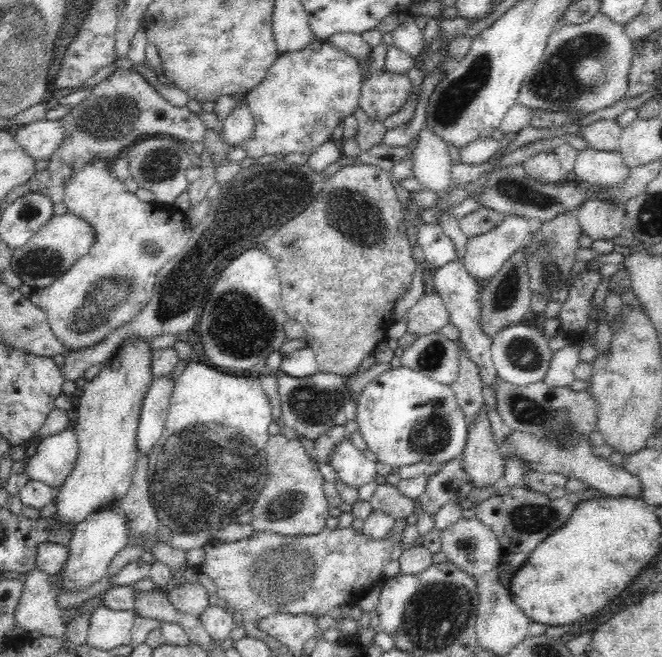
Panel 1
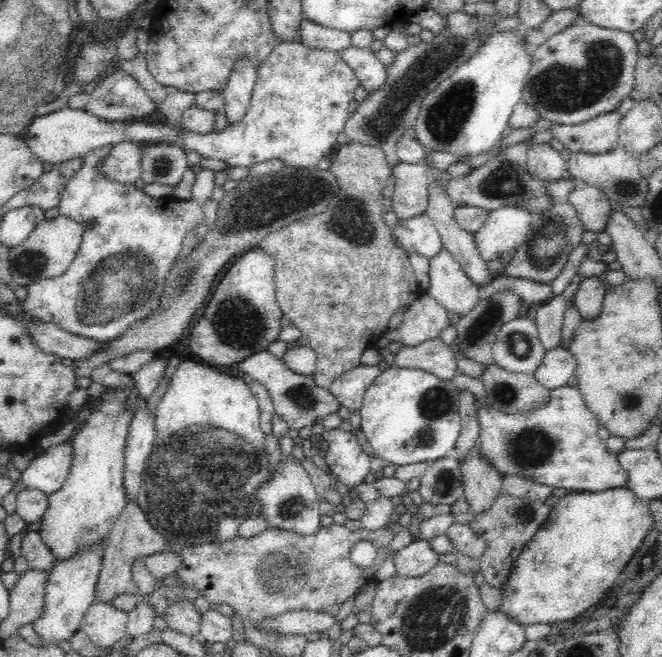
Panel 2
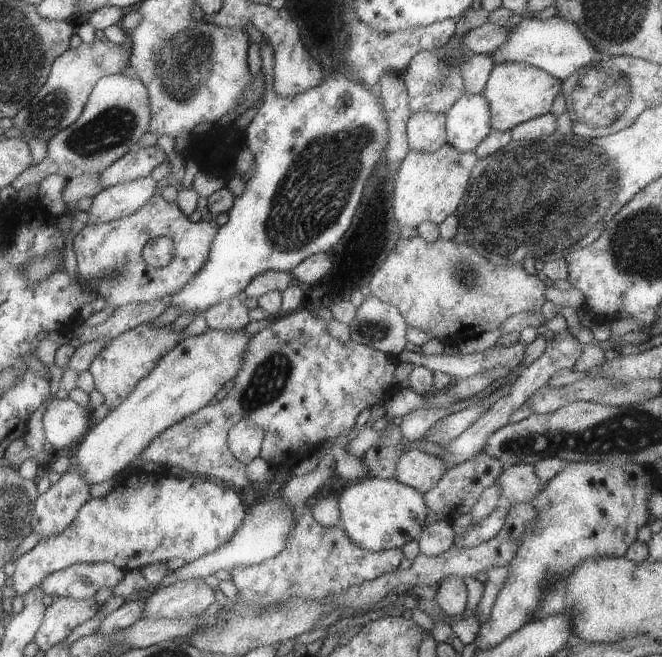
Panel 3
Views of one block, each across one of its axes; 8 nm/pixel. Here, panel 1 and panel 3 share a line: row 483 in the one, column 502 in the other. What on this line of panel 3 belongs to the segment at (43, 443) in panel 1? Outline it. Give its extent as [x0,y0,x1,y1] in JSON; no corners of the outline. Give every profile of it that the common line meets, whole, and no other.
[490,14,607,81]

